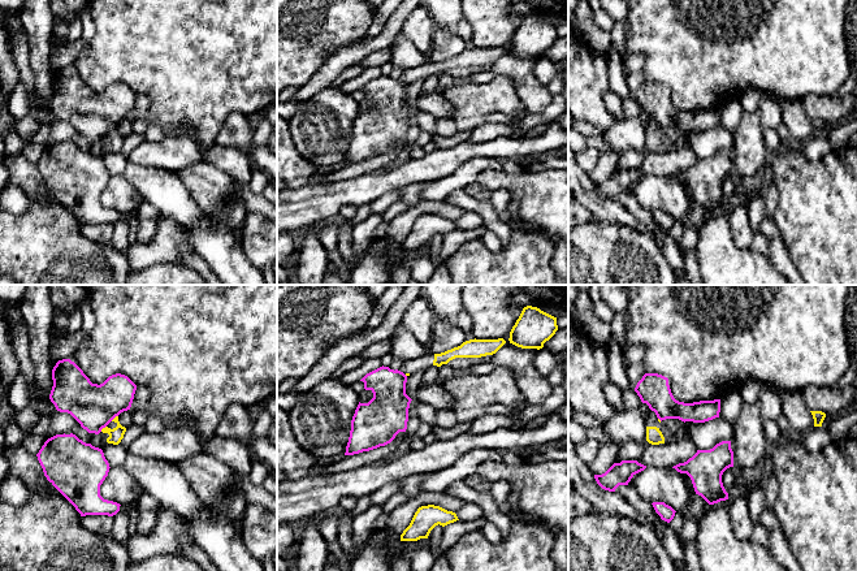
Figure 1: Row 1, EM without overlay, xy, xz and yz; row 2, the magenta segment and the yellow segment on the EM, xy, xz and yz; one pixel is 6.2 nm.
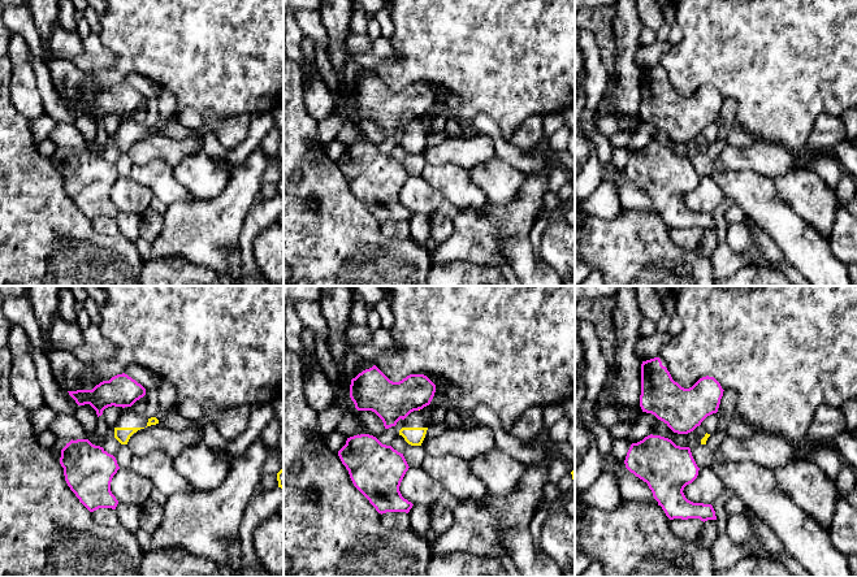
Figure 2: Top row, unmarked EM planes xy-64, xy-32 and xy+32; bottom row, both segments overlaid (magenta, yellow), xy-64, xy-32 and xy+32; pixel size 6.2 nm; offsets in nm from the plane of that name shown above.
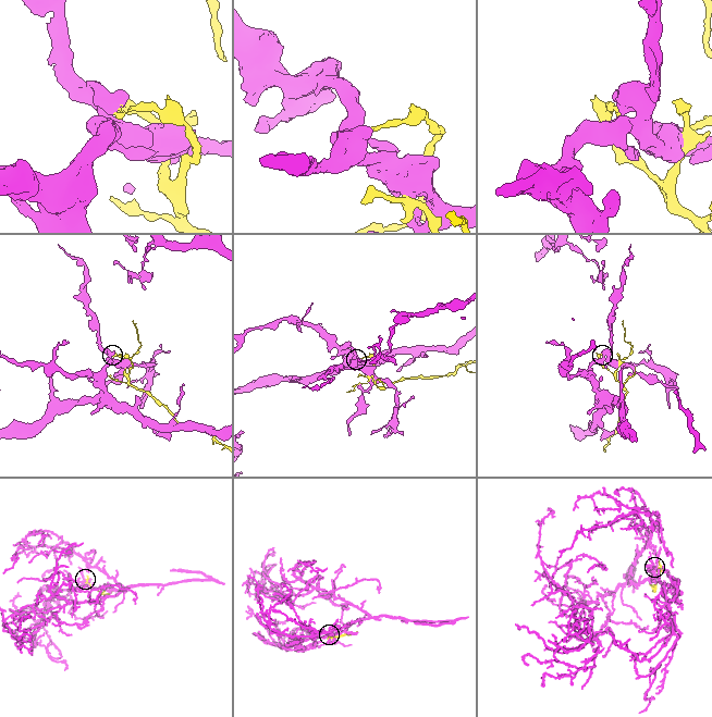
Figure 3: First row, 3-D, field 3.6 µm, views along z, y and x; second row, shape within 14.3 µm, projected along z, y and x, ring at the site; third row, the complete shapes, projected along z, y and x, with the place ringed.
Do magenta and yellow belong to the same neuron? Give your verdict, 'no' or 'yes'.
no

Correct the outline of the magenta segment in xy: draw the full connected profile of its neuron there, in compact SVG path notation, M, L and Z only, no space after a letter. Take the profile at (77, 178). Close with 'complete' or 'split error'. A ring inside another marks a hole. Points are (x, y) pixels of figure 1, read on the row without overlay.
M64 142L48 147L36 165L47 189L75 216L81 225L113 225L120 220L120 212L100 204L100 194L111 177L101 157L83 151L73 142Z | complete

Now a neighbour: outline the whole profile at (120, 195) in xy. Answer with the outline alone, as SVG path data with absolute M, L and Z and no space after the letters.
M111 176L108 185L100 194L100 204L104 208L120 213L134 213L144 202L140 194L124 176Z

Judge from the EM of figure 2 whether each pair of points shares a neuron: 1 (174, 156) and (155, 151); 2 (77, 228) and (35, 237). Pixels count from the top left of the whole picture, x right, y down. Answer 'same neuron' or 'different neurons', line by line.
1: same neuron
2: same neuron

